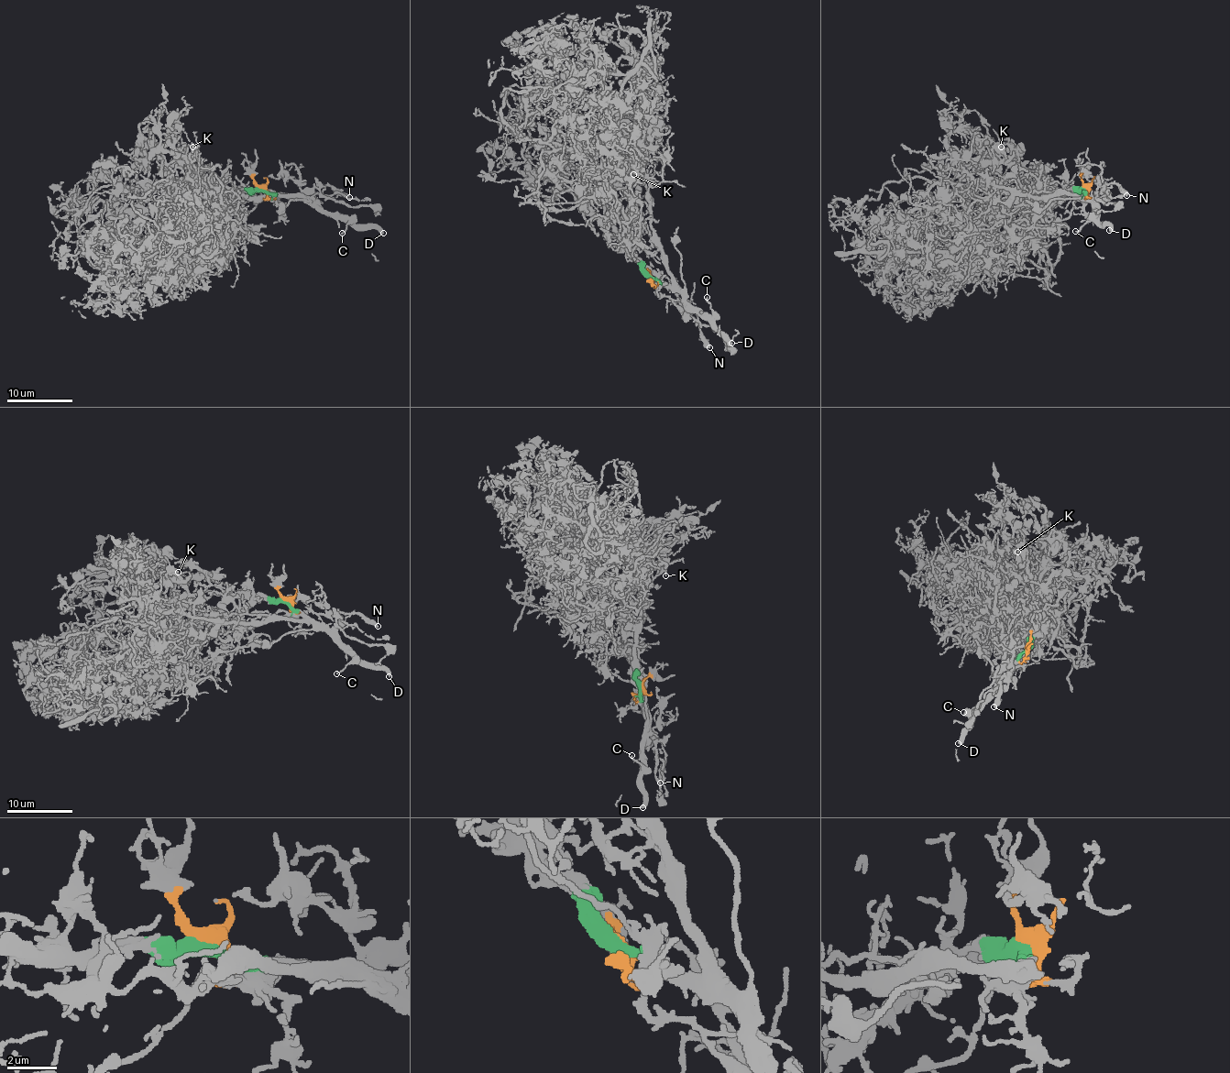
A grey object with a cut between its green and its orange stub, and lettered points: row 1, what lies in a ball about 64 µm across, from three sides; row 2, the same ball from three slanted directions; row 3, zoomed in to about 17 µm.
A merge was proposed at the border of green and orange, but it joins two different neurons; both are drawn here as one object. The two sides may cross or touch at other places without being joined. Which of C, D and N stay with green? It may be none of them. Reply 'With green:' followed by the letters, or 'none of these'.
With green: C, D

